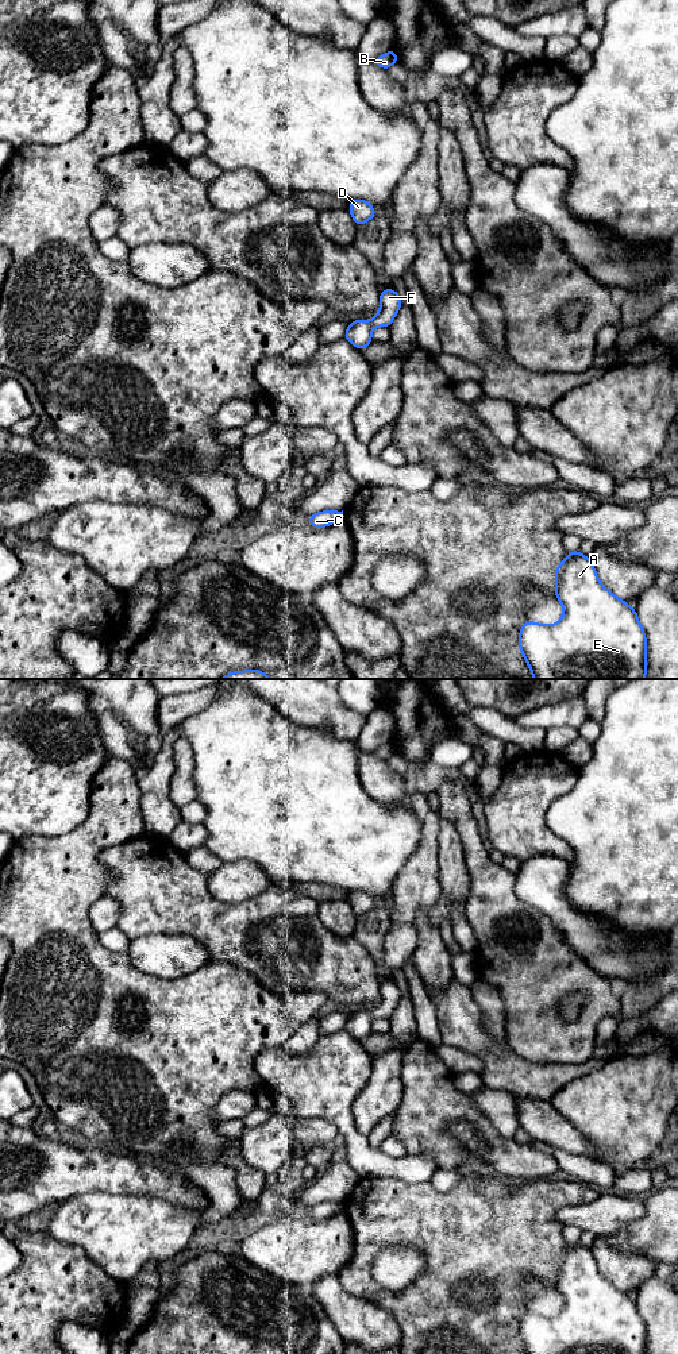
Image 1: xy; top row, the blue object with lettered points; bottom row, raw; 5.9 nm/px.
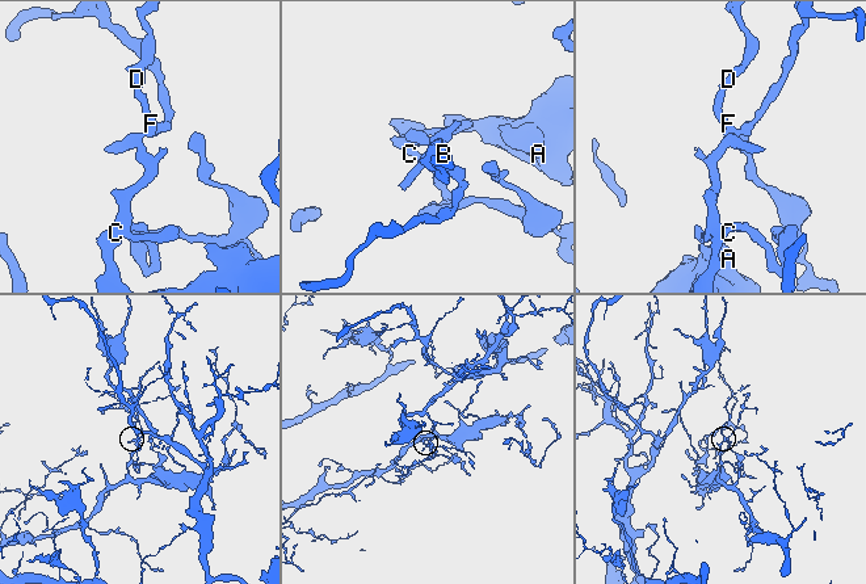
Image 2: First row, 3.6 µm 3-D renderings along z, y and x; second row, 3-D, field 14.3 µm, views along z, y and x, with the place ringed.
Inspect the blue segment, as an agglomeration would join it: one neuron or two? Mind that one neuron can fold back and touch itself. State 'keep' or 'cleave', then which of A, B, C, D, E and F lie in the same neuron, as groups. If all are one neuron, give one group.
keep; groups A B C D E F

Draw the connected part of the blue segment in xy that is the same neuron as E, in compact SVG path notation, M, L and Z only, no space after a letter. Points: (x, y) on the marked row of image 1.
M579 551L569 552L555 576L562 620L552 625L525 621L519 633L520 652L533 679L644 679L647 637L637 612L602 586L590 558Z

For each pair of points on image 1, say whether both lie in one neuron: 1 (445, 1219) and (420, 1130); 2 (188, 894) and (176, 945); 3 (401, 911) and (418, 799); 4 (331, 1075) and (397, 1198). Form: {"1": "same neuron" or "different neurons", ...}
{"1": "different neurons", "2": "different neurons", "3": "same neuron", "4": "different neurons"}

